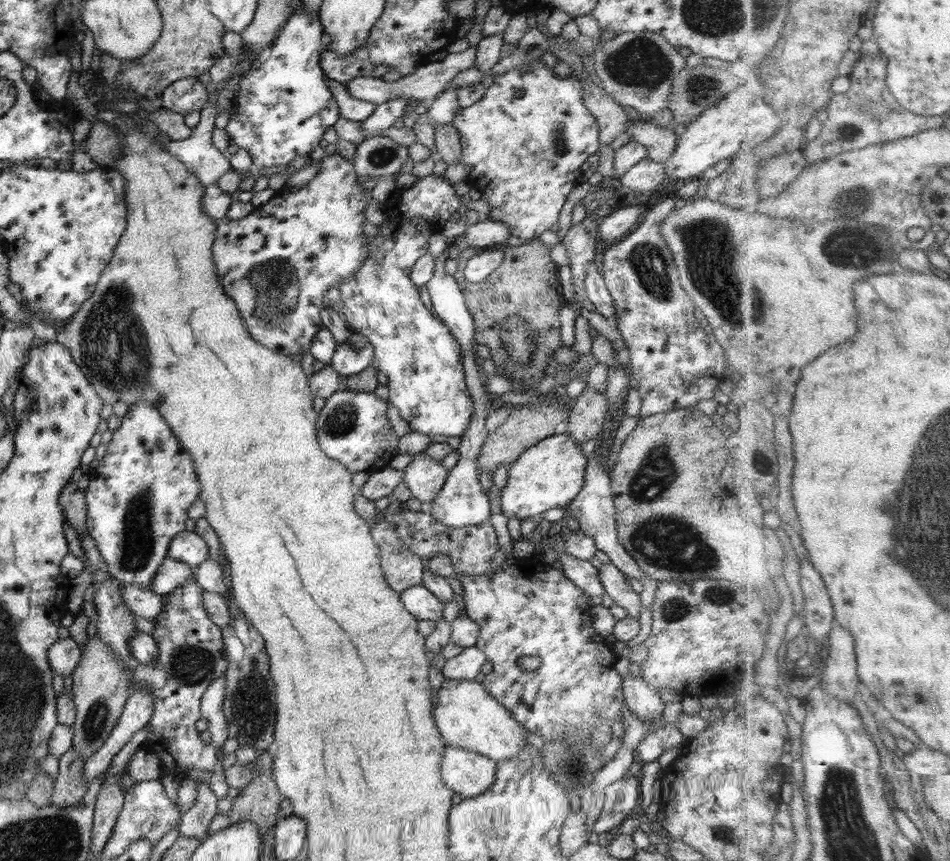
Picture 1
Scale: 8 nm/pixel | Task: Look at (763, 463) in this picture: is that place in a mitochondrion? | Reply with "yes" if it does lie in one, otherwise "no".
no

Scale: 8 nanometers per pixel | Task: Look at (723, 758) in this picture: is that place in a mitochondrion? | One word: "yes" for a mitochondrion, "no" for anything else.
no

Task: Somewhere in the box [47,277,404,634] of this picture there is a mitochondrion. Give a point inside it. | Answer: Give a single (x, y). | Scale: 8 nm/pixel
(114, 350)

